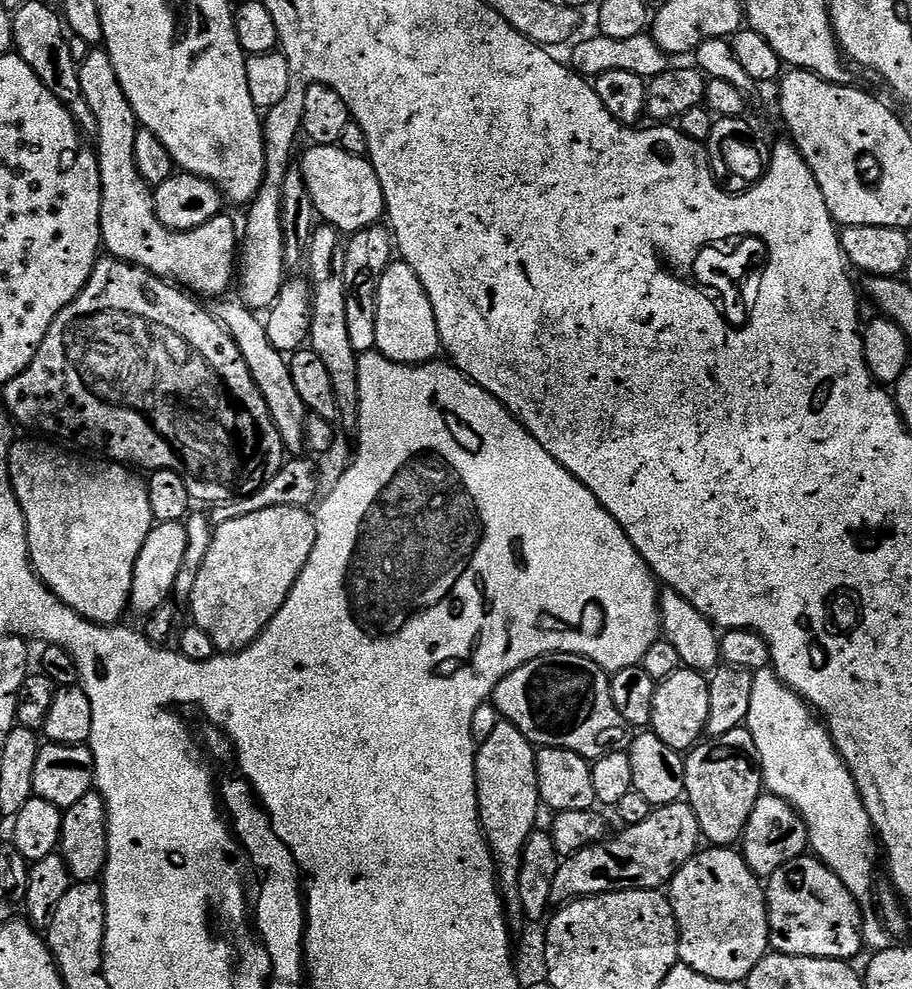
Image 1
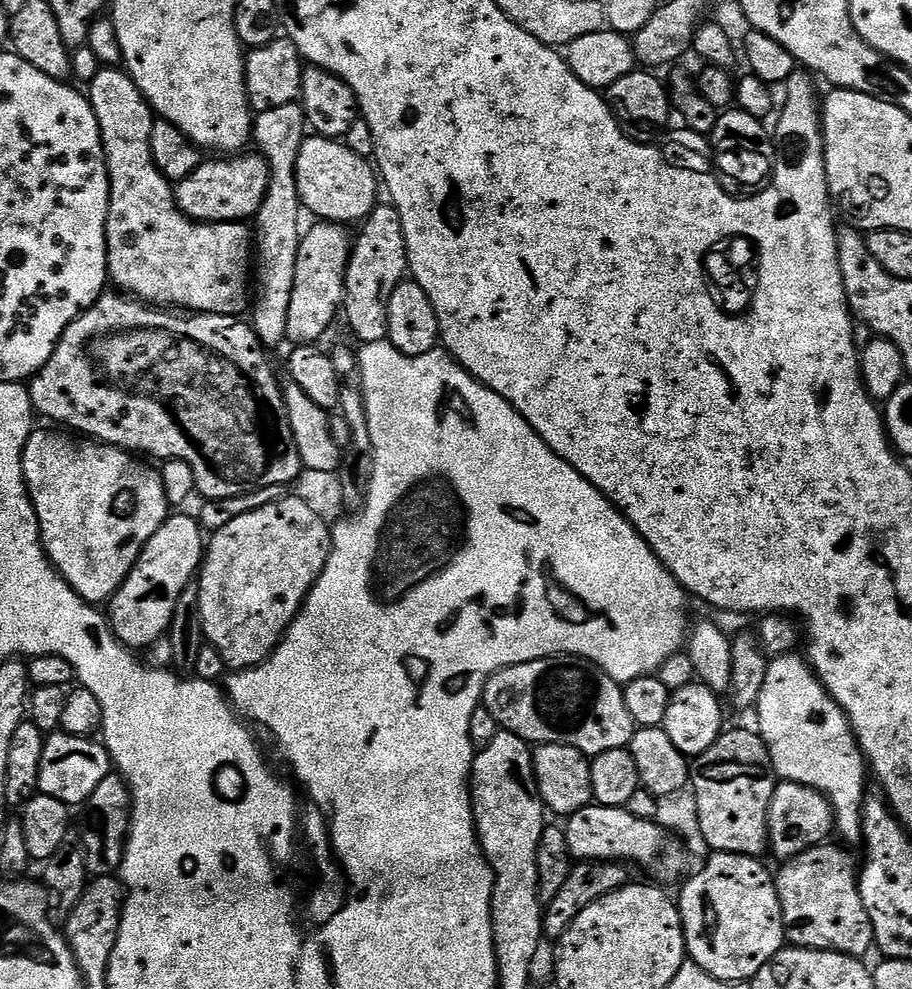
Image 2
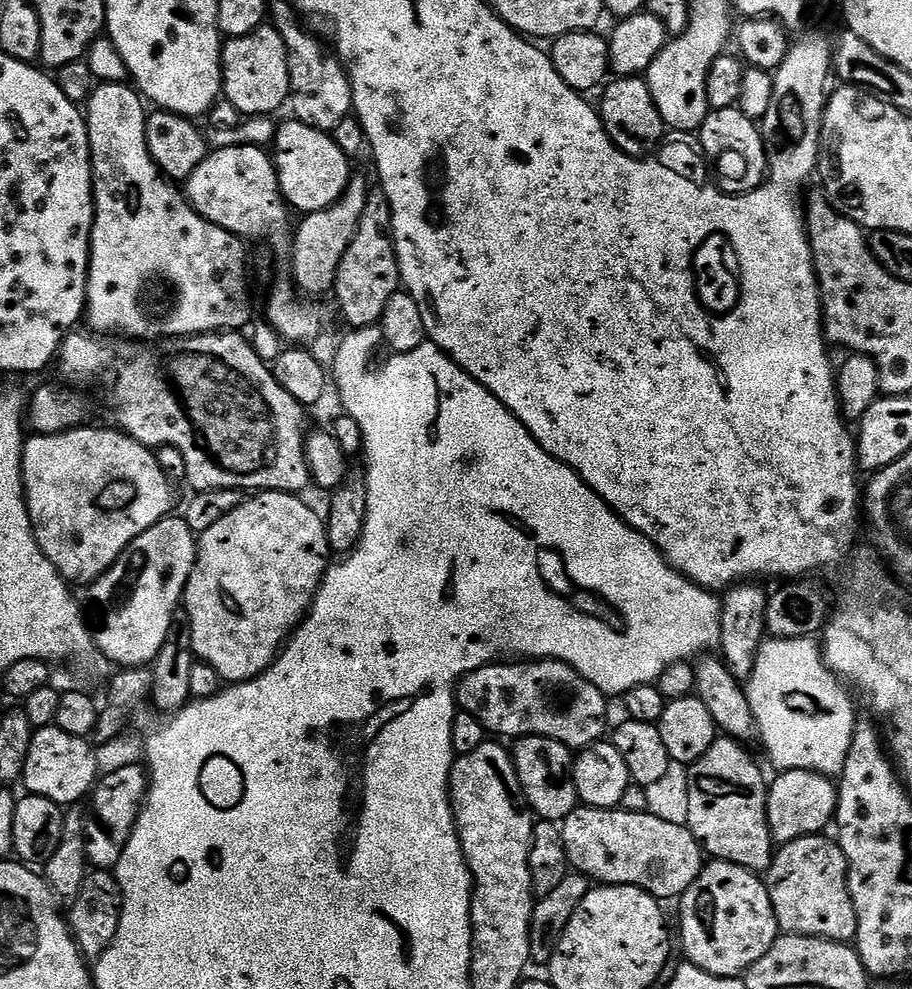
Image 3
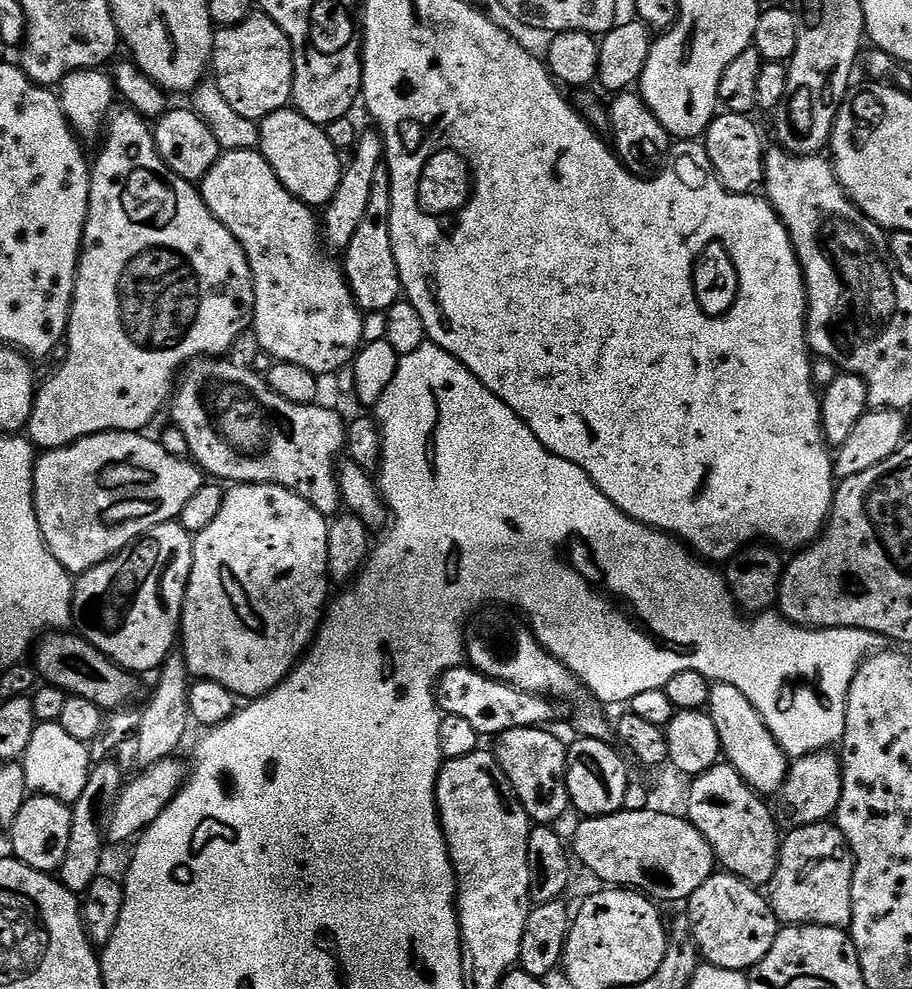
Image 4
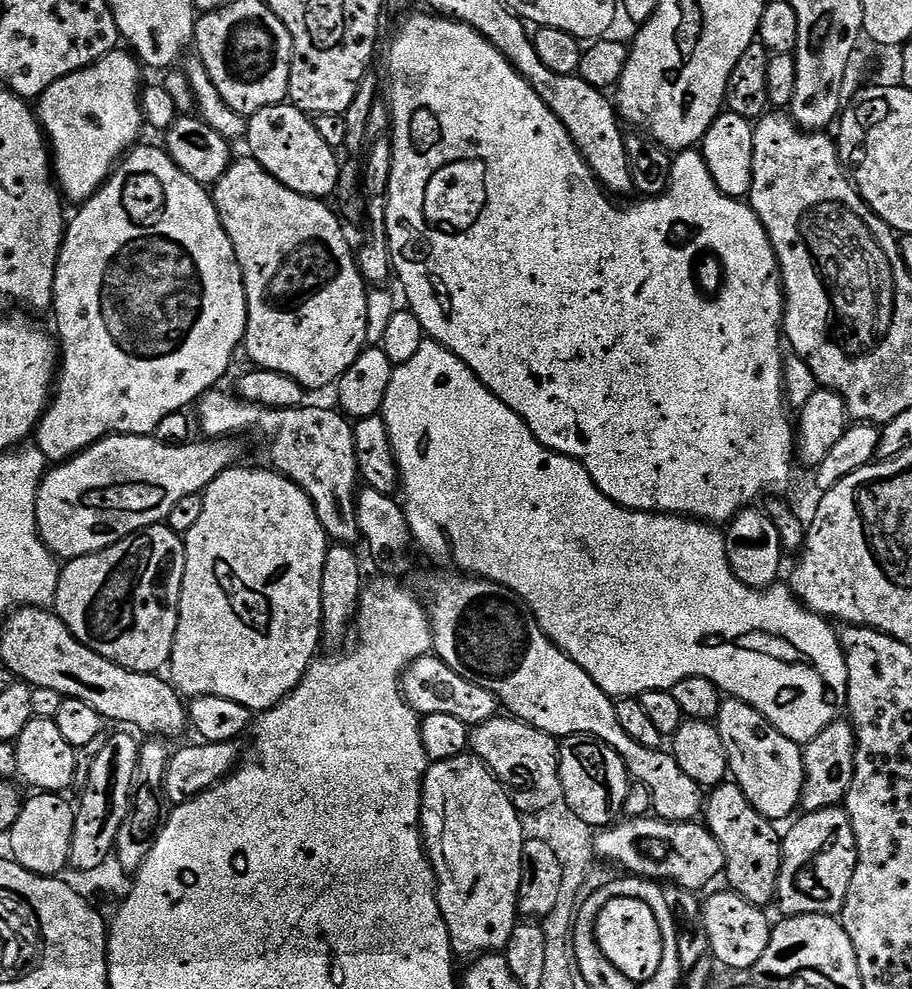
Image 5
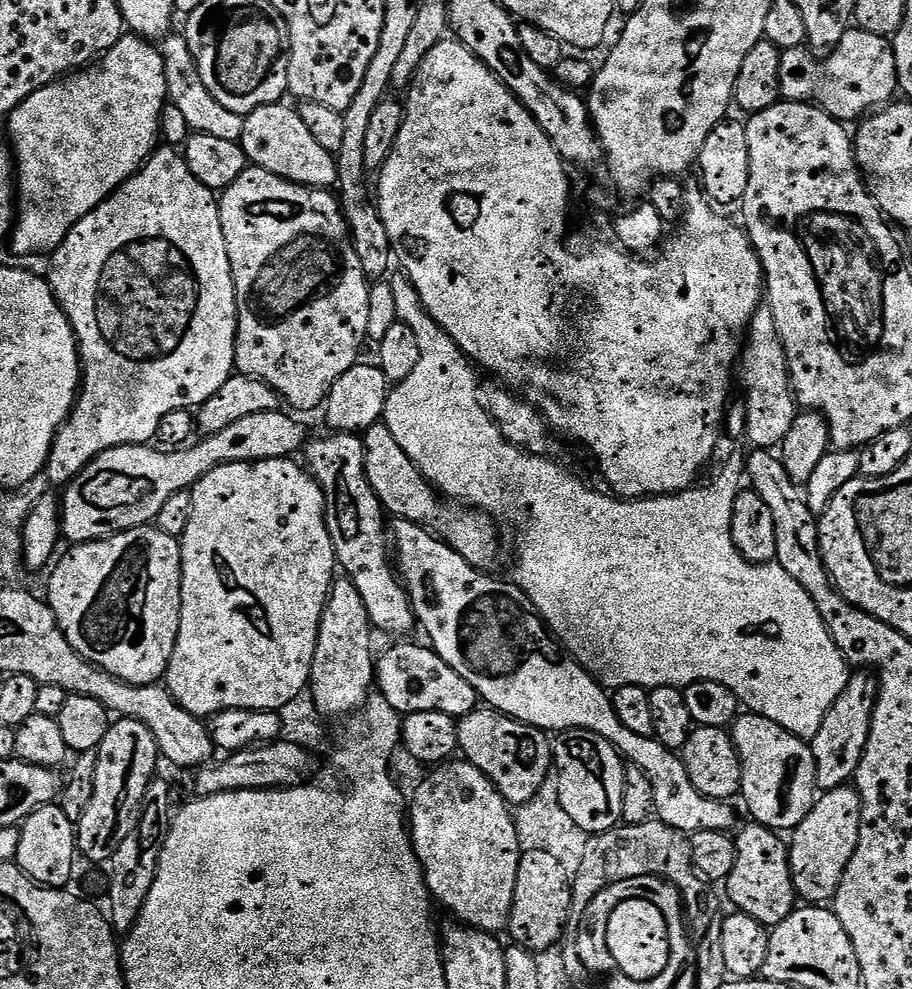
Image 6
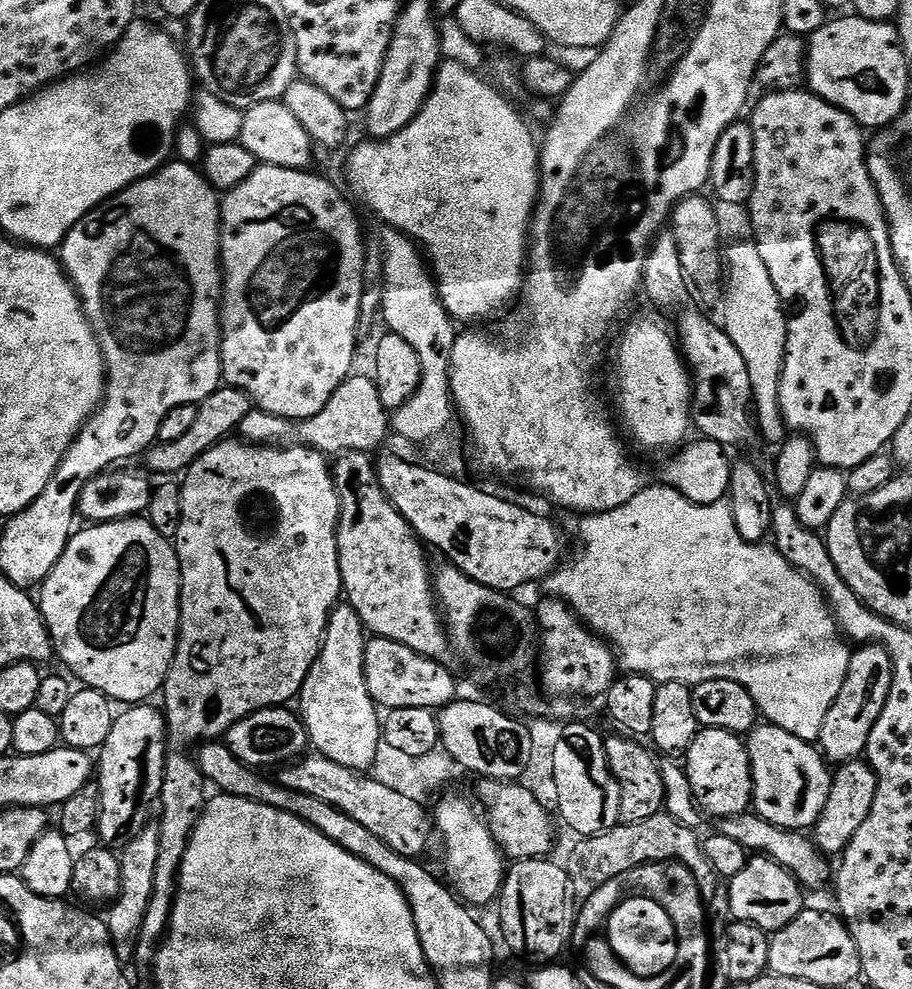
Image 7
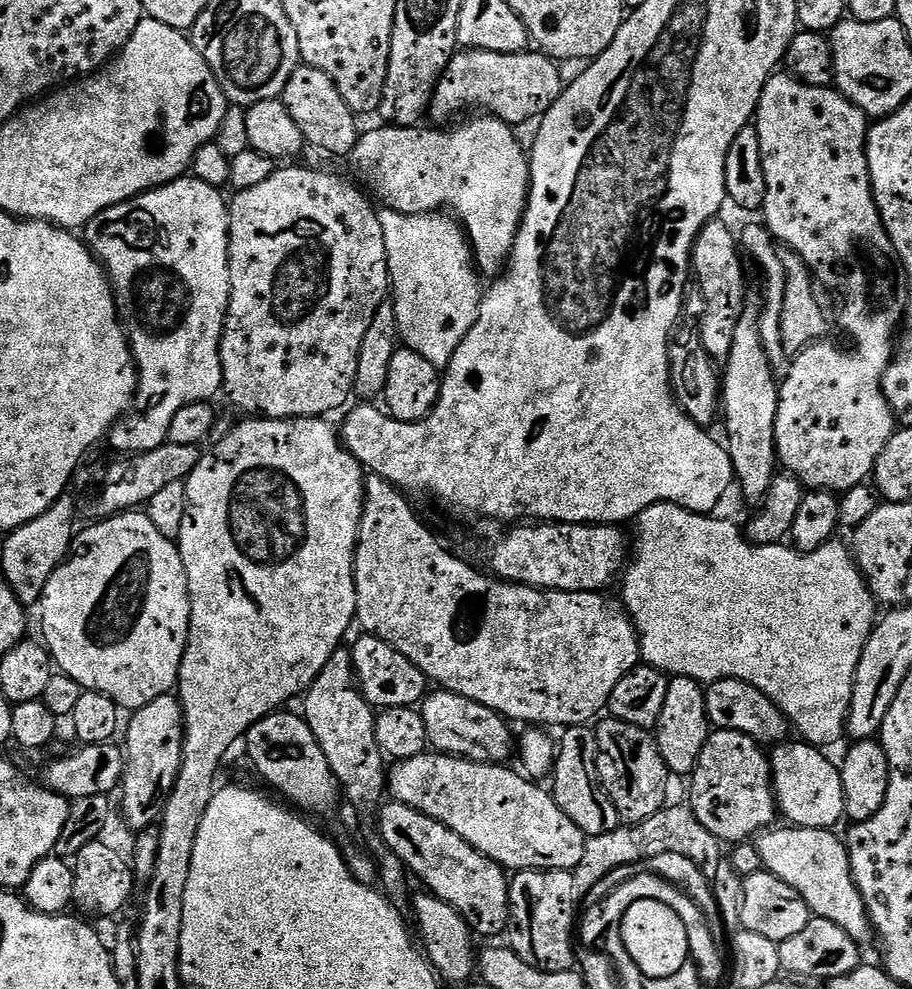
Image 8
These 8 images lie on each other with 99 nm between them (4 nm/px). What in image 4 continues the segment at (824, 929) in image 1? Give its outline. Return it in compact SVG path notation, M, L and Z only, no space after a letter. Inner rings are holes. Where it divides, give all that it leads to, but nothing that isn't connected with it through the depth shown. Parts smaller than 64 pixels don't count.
M835 823L793 828L783 837L780 861L770 885L772 913L784 926L817 924L847 929L852 923L852 869L854 857L848 840Z

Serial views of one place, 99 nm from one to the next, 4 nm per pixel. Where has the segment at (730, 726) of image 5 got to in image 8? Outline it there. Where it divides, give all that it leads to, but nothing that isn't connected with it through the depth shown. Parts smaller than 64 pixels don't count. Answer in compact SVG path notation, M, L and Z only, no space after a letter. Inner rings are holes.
M780 742L771 749L772 790L781 817L785 816L789 825L797 828L835 829L840 816L845 815L844 791L840 769L823 756L819 747L807 742L788 744Z

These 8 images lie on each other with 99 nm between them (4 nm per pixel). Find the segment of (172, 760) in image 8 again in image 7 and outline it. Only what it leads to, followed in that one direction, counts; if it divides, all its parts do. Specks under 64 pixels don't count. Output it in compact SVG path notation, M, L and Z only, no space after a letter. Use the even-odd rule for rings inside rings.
M145 702L128 706L112 721L110 738L98 752L100 817L98 833L105 845L123 846L153 819L170 755L168 721L159 707Z

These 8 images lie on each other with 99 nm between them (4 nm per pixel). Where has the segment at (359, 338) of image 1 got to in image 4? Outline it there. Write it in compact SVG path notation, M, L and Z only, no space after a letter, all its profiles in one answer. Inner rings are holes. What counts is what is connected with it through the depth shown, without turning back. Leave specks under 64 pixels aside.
M380 163L374 173L373 189L370 190L369 205L366 216L358 226L354 238L350 239L348 248L342 252L344 277L348 279L348 289L352 292L361 313L387 313L401 299L402 289L398 262L394 258L392 239L390 238L390 214L392 213L392 179L388 173L387 163Z

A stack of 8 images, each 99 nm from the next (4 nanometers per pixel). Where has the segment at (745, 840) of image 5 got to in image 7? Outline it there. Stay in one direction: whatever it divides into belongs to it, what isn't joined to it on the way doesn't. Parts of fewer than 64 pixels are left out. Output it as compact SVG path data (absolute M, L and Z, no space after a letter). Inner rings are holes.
M753 855L742 874L727 881L726 887L731 919L737 924L753 924L769 934L790 926L790 922L794 922L794 918L798 918L798 914L806 908L801 884L791 872L768 856Z

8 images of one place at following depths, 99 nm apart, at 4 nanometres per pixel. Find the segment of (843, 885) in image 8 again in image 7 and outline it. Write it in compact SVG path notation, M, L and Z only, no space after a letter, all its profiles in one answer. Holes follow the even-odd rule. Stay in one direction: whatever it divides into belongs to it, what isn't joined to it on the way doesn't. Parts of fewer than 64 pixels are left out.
M755 814L726 816L719 821L719 824L719 835L731 838L734 842L739 842L742 847L748 849L749 853L768 856L774 862L778 862L785 870L791 872L797 882L805 889L820 888L827 880L829 883L829 857L817 848L815 839L808 837L807 840L804 837L807 835L803 831L779 828Z

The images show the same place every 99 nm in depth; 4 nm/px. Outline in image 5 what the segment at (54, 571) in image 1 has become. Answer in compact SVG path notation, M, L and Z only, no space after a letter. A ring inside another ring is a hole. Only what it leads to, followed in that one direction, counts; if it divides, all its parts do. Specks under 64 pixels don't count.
M107 436L63 464L49 467L36 495L36 526L44 545L53 556L67 562L106 550L135 532L167 521L170 510L174 510L182 498L203 493L218 474L241 463L235 439L204 438L201 441L201 444L163 444L152 436Z

